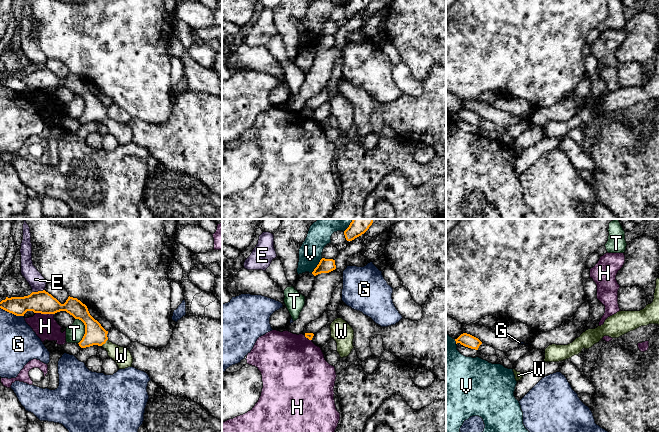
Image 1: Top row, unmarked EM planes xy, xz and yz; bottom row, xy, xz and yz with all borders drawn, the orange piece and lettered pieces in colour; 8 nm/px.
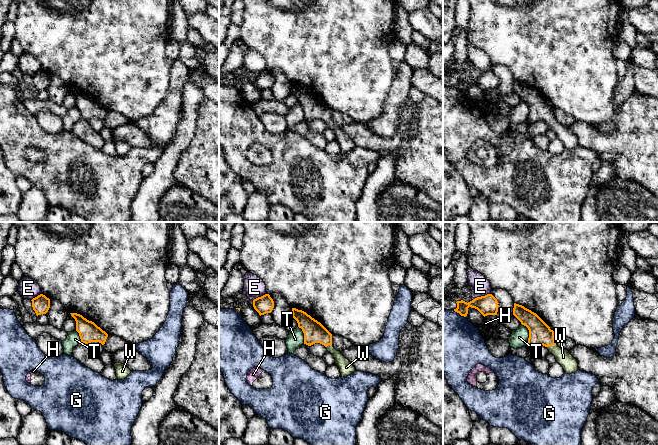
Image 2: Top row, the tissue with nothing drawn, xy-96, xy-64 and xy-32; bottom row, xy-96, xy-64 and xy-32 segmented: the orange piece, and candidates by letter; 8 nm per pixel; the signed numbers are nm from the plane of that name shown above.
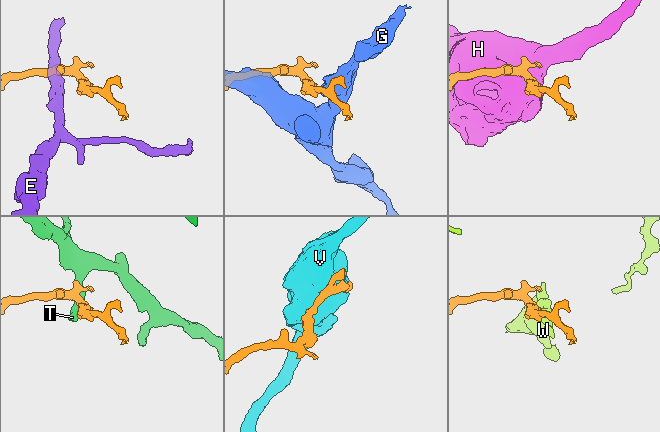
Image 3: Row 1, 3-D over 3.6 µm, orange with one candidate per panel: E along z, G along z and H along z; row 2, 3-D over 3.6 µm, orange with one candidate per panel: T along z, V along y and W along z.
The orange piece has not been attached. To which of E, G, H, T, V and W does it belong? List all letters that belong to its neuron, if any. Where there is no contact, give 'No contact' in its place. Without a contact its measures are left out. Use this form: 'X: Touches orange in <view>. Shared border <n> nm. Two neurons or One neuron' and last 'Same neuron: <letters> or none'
E: Touches orange in xy. Shared border 110 nm. Two neurons
G: Touches orange in xy. Shared border 200 nm. Two neurons
H: Touches orange in xy. Shared border 140 nm. Two neurons
T: Touches orange in xy. Shared border 200 nm. Two neurons
V: Touches orange in xz. Shared border 150 nm. Two neurons
W: Touches orange in xy. Shared border 80 nm. One neuron
Same neuron: W

